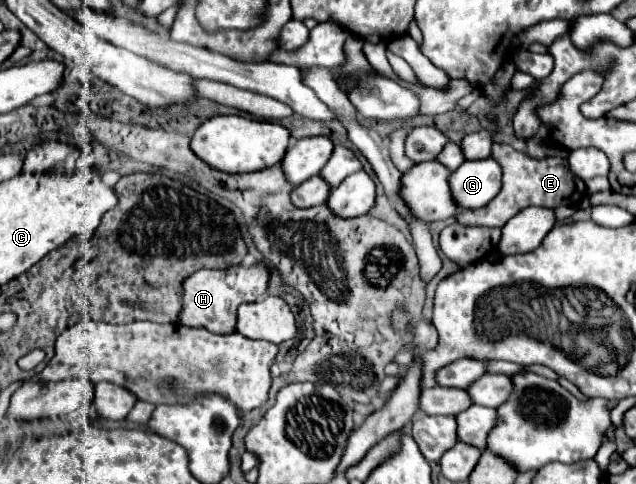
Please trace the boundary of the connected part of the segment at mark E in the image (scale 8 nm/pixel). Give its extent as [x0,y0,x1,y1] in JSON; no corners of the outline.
[456,143,586,227]

